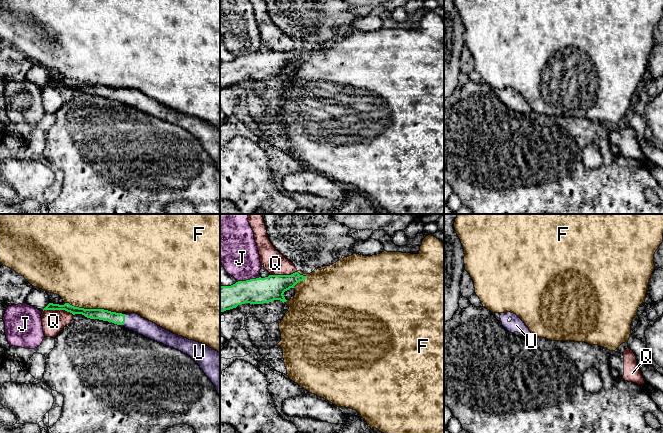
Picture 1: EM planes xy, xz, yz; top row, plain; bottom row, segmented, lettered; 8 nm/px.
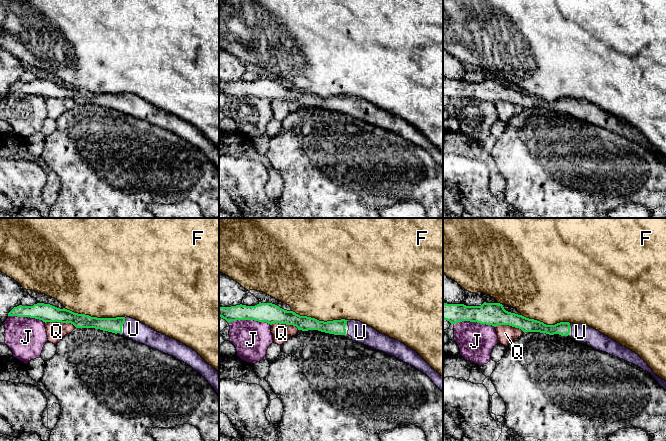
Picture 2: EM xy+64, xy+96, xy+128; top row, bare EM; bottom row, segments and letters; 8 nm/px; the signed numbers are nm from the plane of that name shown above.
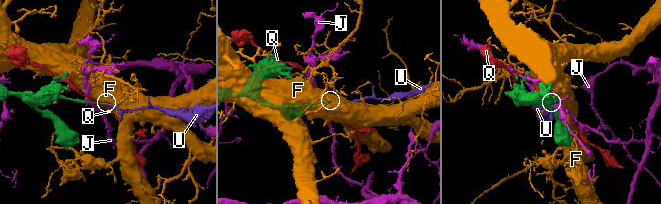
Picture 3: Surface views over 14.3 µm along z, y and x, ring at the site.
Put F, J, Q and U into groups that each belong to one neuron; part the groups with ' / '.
F / J / Q / U

